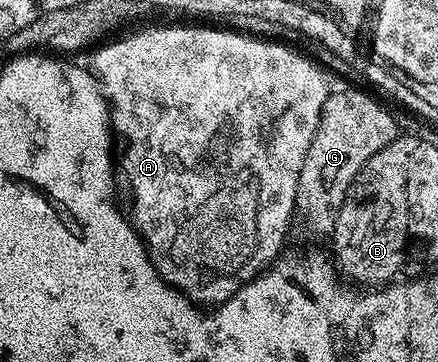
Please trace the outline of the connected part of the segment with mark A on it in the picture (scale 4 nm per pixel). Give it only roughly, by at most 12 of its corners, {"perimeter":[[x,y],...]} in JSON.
{"perimeter":[[148,26],[90,69],[130,221],[215,308],[269,267],[330,93],[280,40]]}

